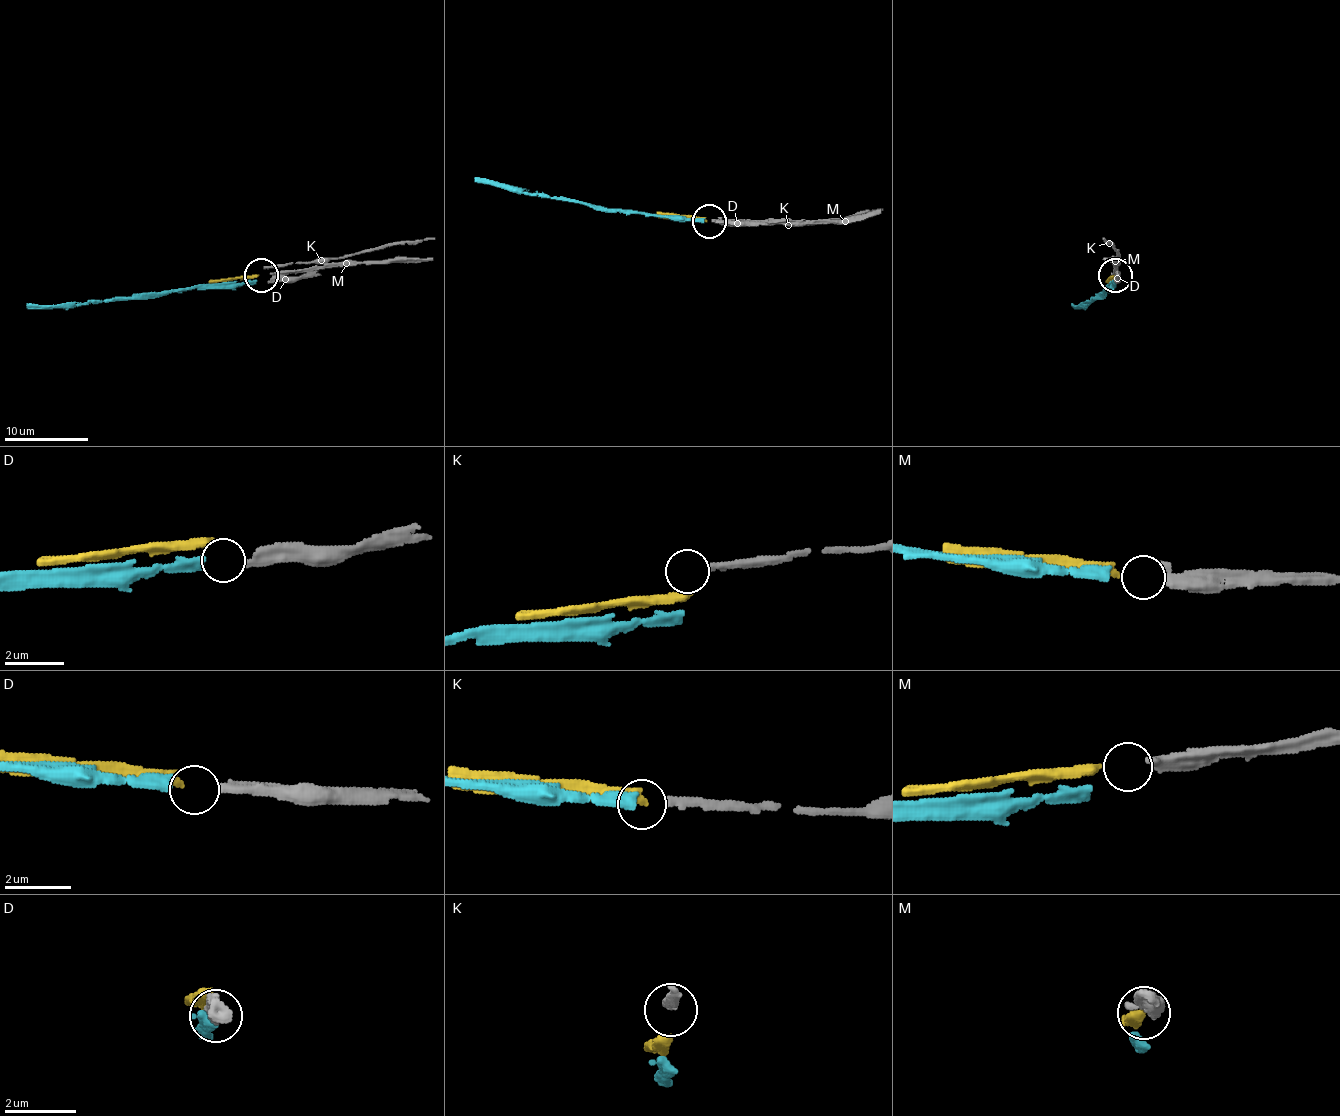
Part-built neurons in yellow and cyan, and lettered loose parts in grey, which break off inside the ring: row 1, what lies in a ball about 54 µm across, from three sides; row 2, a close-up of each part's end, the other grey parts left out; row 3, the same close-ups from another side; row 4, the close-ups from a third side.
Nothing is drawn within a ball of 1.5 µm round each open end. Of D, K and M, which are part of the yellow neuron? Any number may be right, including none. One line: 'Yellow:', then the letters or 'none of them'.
Yellow: M

